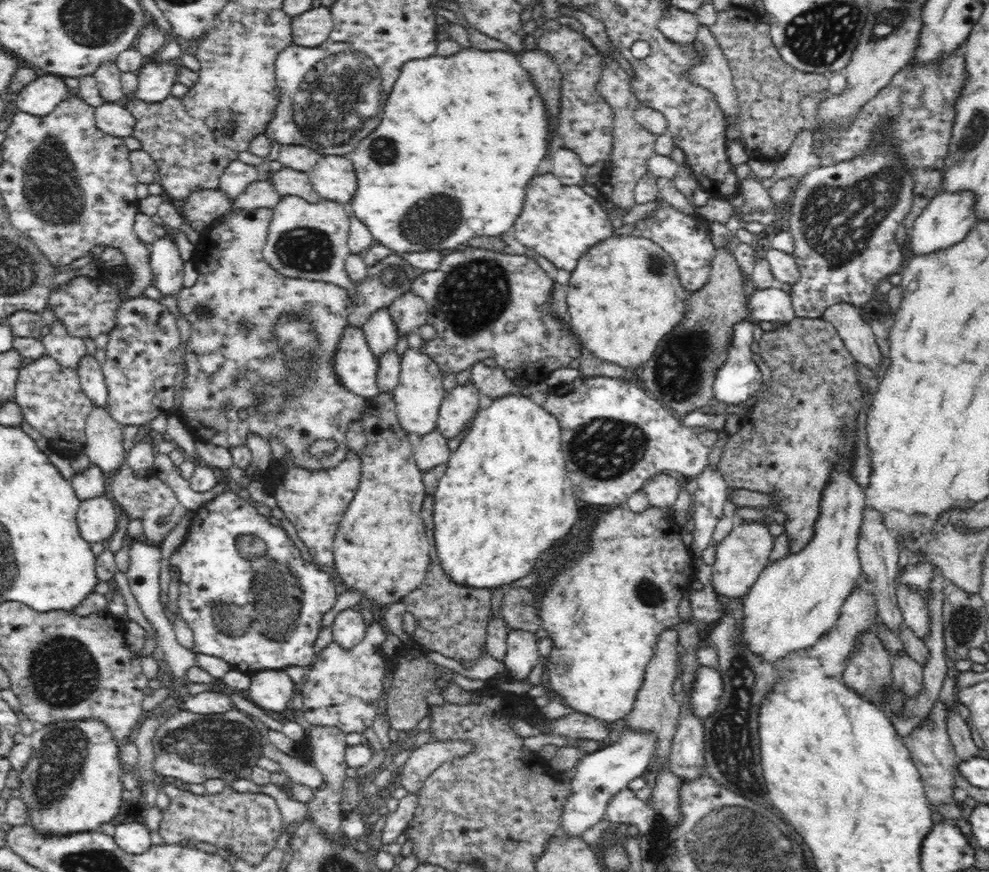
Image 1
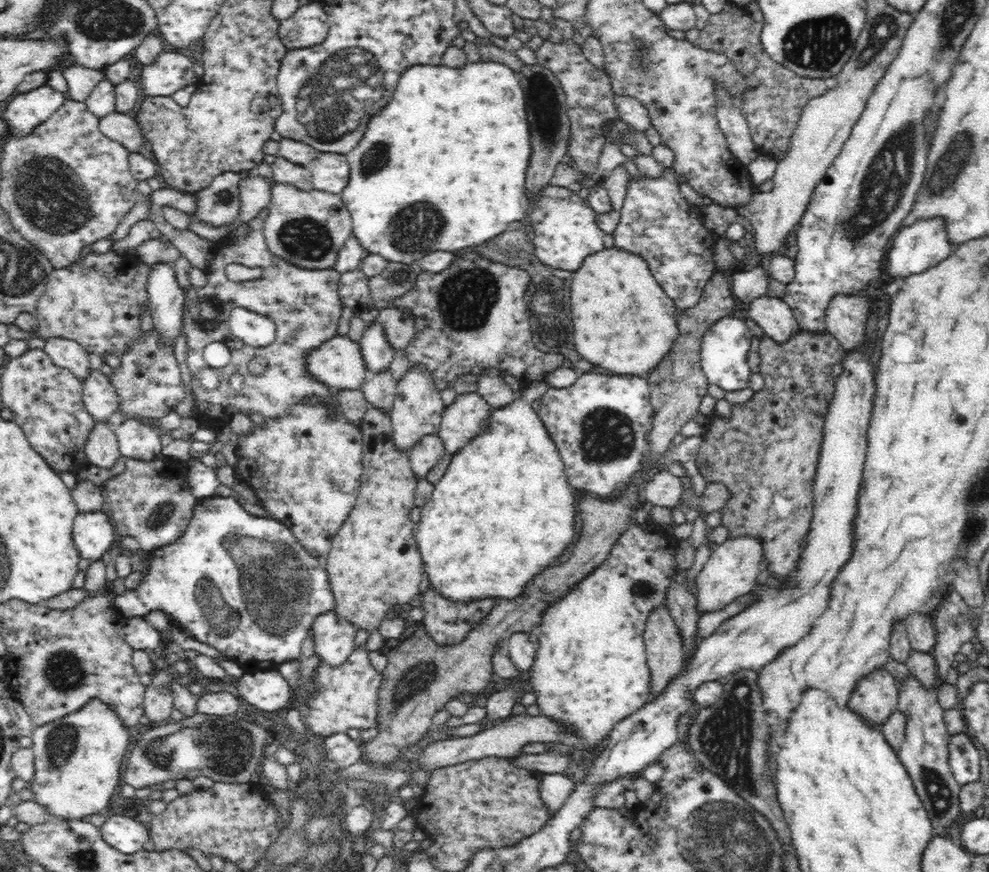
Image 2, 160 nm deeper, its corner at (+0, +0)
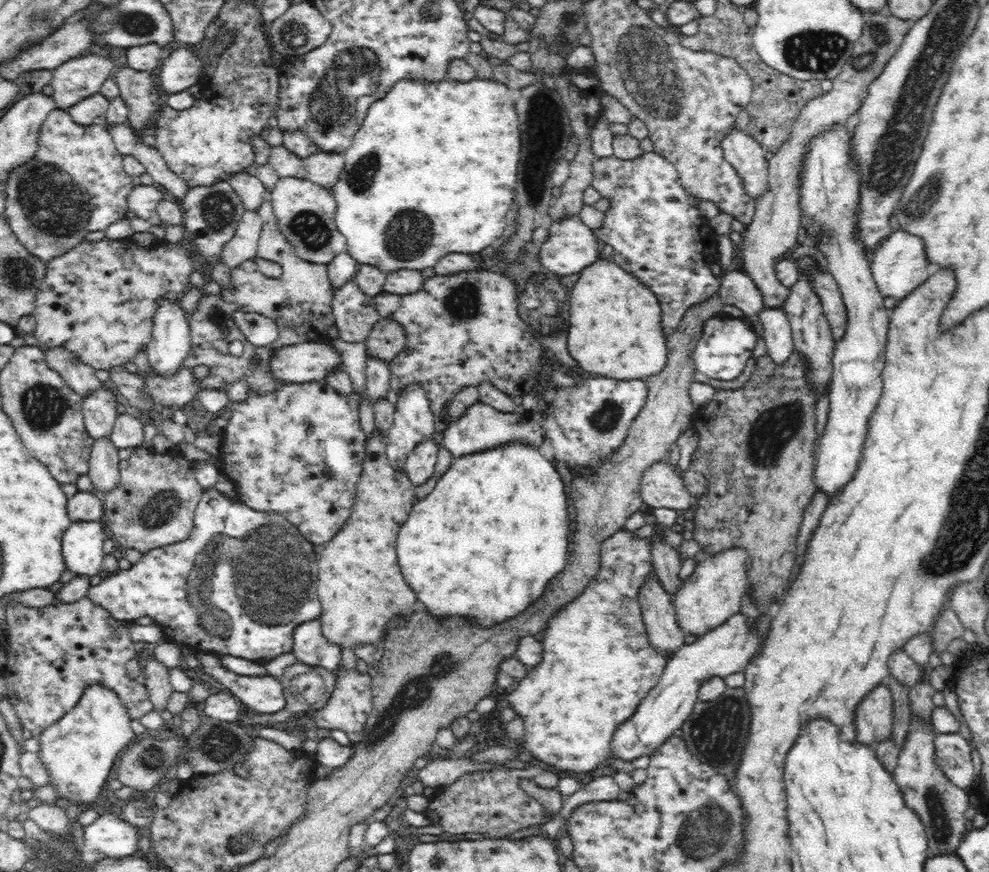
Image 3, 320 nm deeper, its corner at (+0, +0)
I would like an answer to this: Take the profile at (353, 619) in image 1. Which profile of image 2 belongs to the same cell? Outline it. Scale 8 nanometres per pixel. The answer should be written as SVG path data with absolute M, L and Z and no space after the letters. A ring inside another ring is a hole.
M334 611L316 617L311 626L313 651L320 663L328 666L344 664L354 648L358 628L349 622L336 620Z

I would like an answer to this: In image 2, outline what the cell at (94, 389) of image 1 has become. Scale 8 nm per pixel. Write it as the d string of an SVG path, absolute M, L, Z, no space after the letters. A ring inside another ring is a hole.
M90 370L90 376L84 378L83 403L91 417L98 422L107 422L118 410L119 397L110 378L99 370Z

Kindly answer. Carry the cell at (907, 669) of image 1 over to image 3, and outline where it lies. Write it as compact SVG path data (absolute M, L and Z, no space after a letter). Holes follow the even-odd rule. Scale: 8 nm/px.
M913 716L912 729L905 744L901 748L897 766L893 770L893 779L898 789L904 795L904 802L920 817L928 837L928 848L931 856L941 856L946 852L956 854L958 844L966 834L969 822L964 812L970 806L967 790L952 784L942 772L940 765L936 765L935 732L930 720L923 720Z

